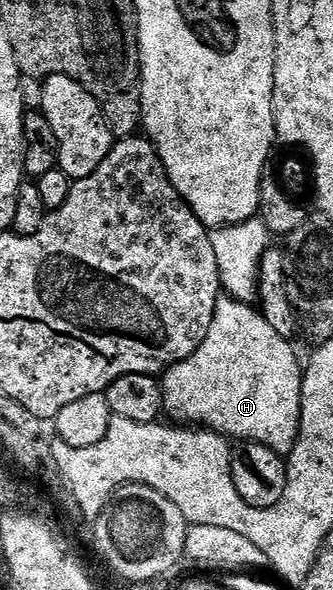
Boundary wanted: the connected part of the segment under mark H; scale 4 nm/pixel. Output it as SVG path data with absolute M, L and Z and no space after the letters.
M222 297L203 345L164 372L164 414L178 424L204 425L230 440L250 439L288 456L299 433L303 370L293 345L271 329L256 306Z

